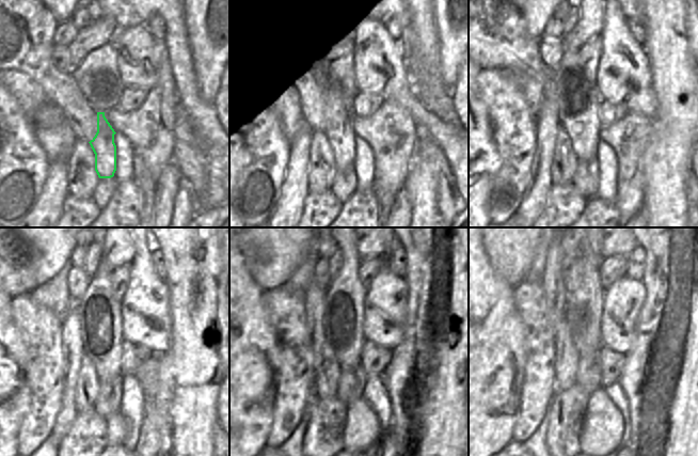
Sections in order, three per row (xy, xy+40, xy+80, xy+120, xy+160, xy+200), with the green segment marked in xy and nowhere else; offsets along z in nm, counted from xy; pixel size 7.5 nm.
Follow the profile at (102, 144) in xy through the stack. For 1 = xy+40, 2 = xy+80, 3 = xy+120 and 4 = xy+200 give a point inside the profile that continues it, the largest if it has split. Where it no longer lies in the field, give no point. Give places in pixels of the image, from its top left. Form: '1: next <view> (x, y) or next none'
1: next xy+40 (338, 116)
2: next xy+80 (578, 108)
3: next xy+120 (102, 343)
4: next xy+200 (587, 298)

